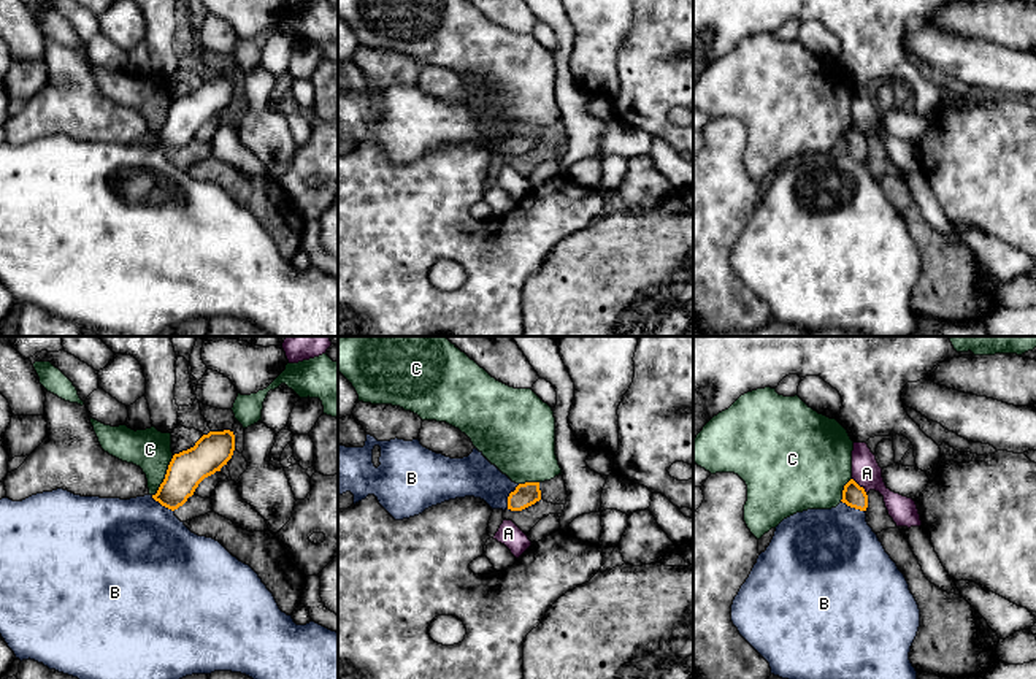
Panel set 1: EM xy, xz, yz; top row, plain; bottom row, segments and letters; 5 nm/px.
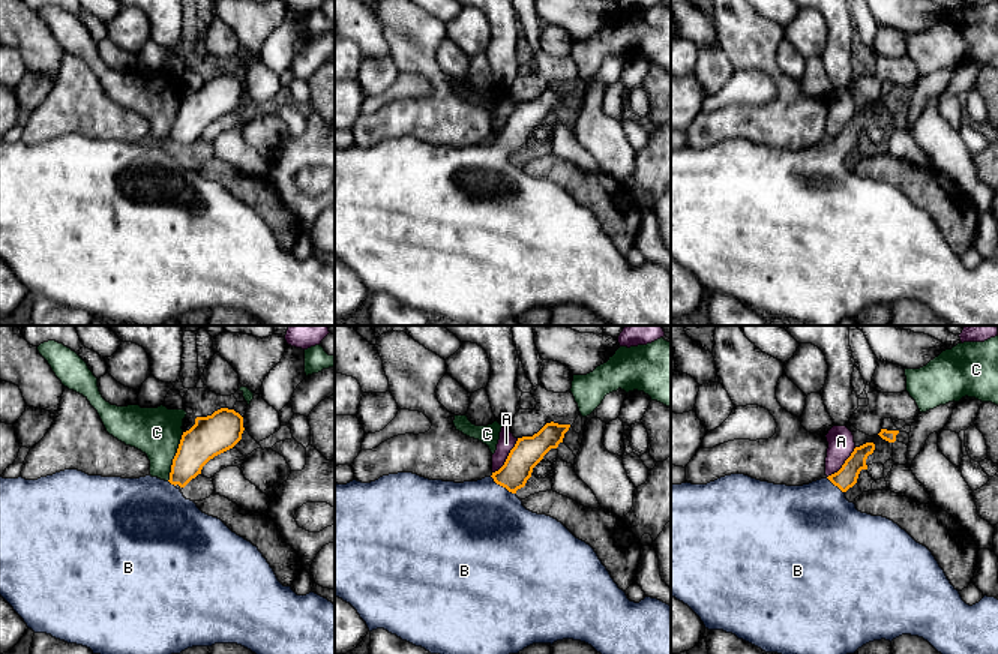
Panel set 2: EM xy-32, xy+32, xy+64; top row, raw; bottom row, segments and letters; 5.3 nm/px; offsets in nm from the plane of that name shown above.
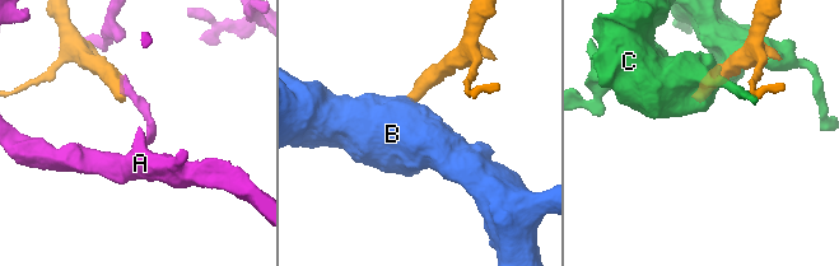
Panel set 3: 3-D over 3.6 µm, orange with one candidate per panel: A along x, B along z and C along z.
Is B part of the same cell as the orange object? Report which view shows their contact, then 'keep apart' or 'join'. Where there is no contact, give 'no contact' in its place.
meets orange in xz; join

